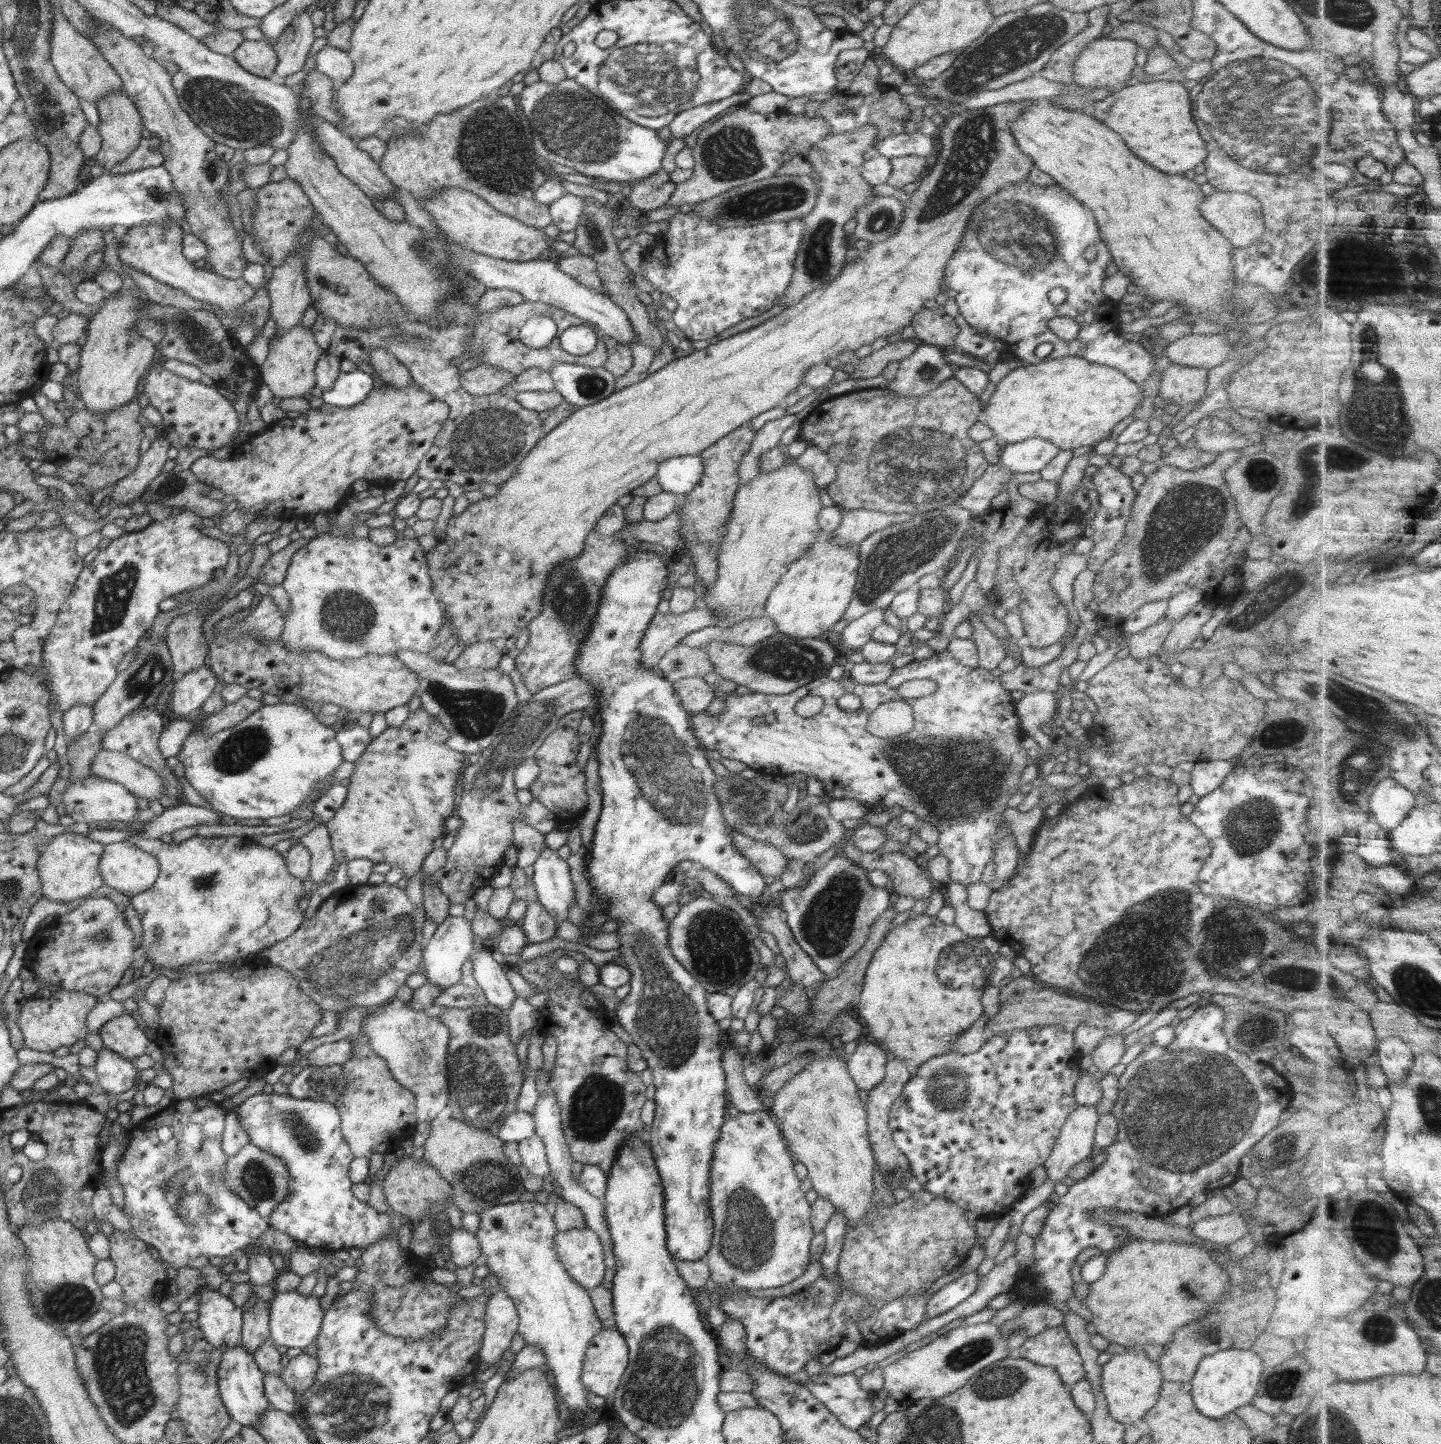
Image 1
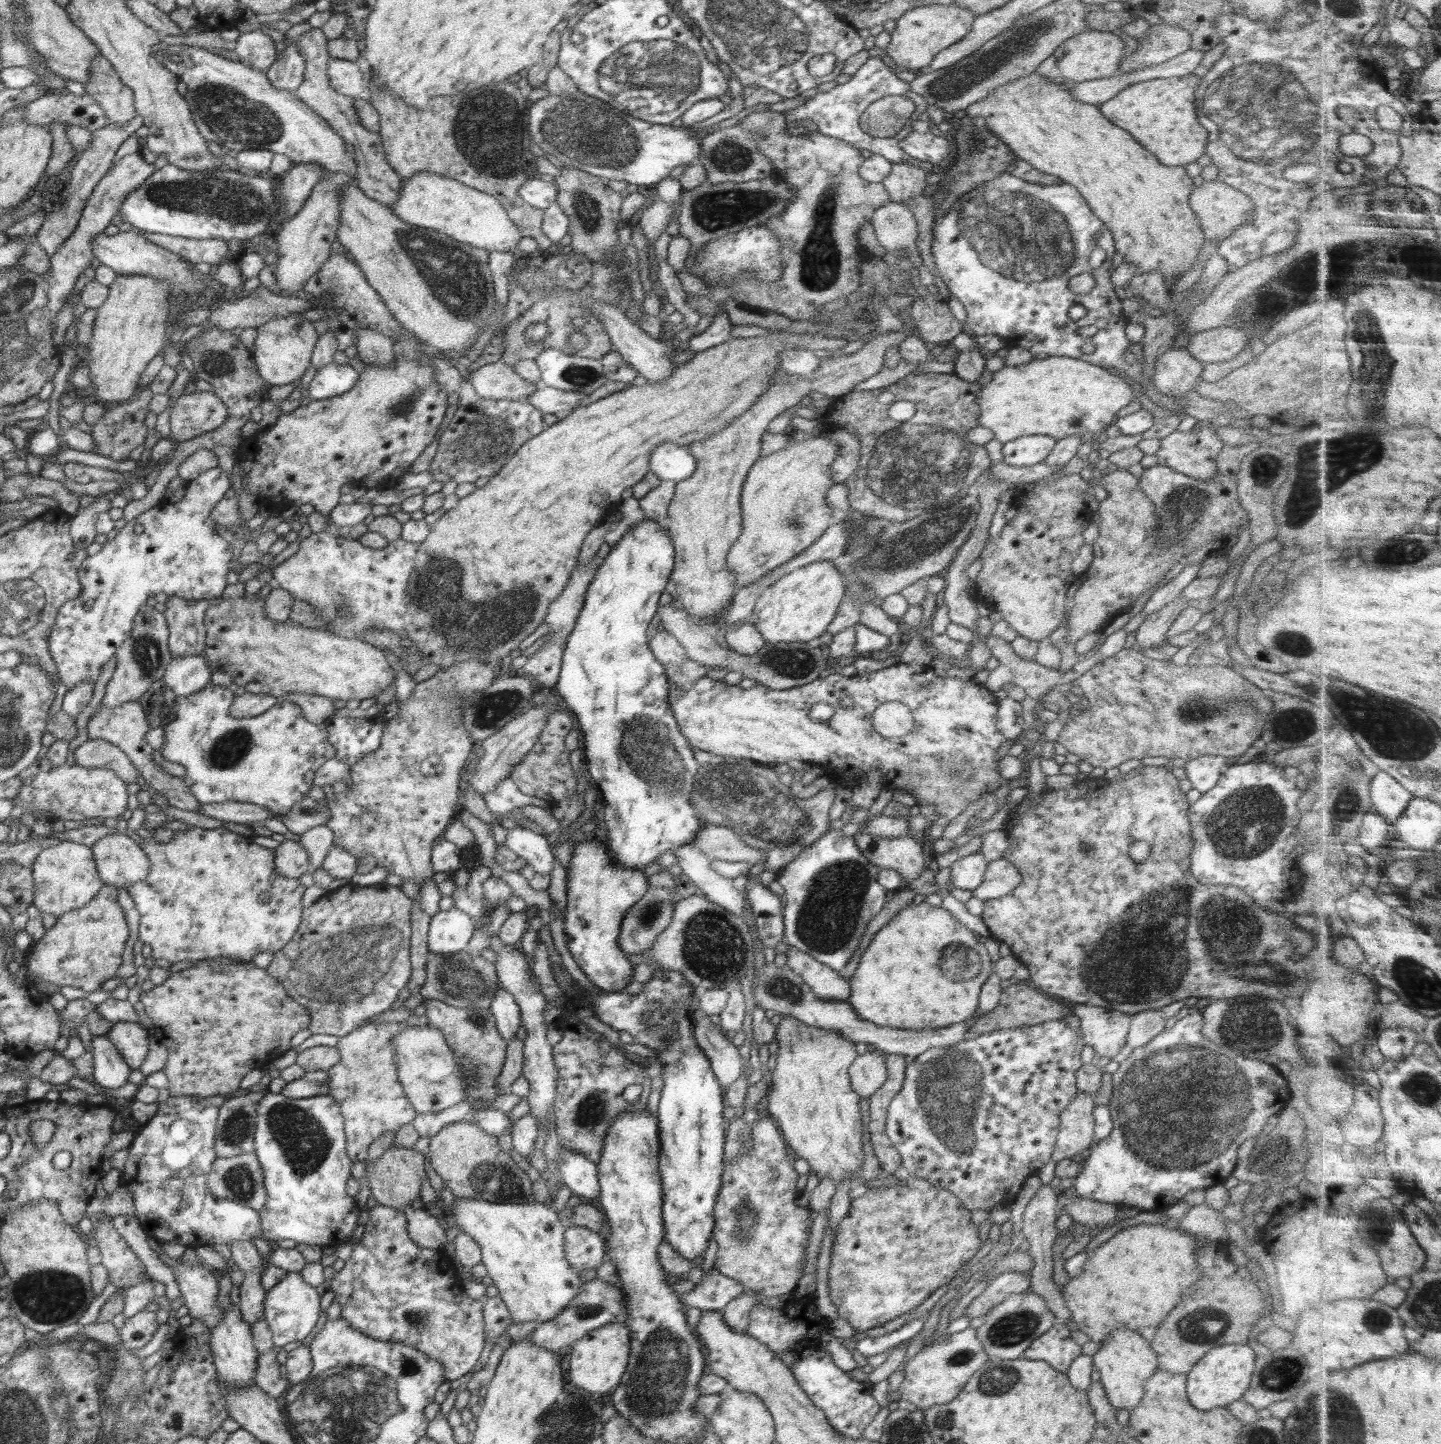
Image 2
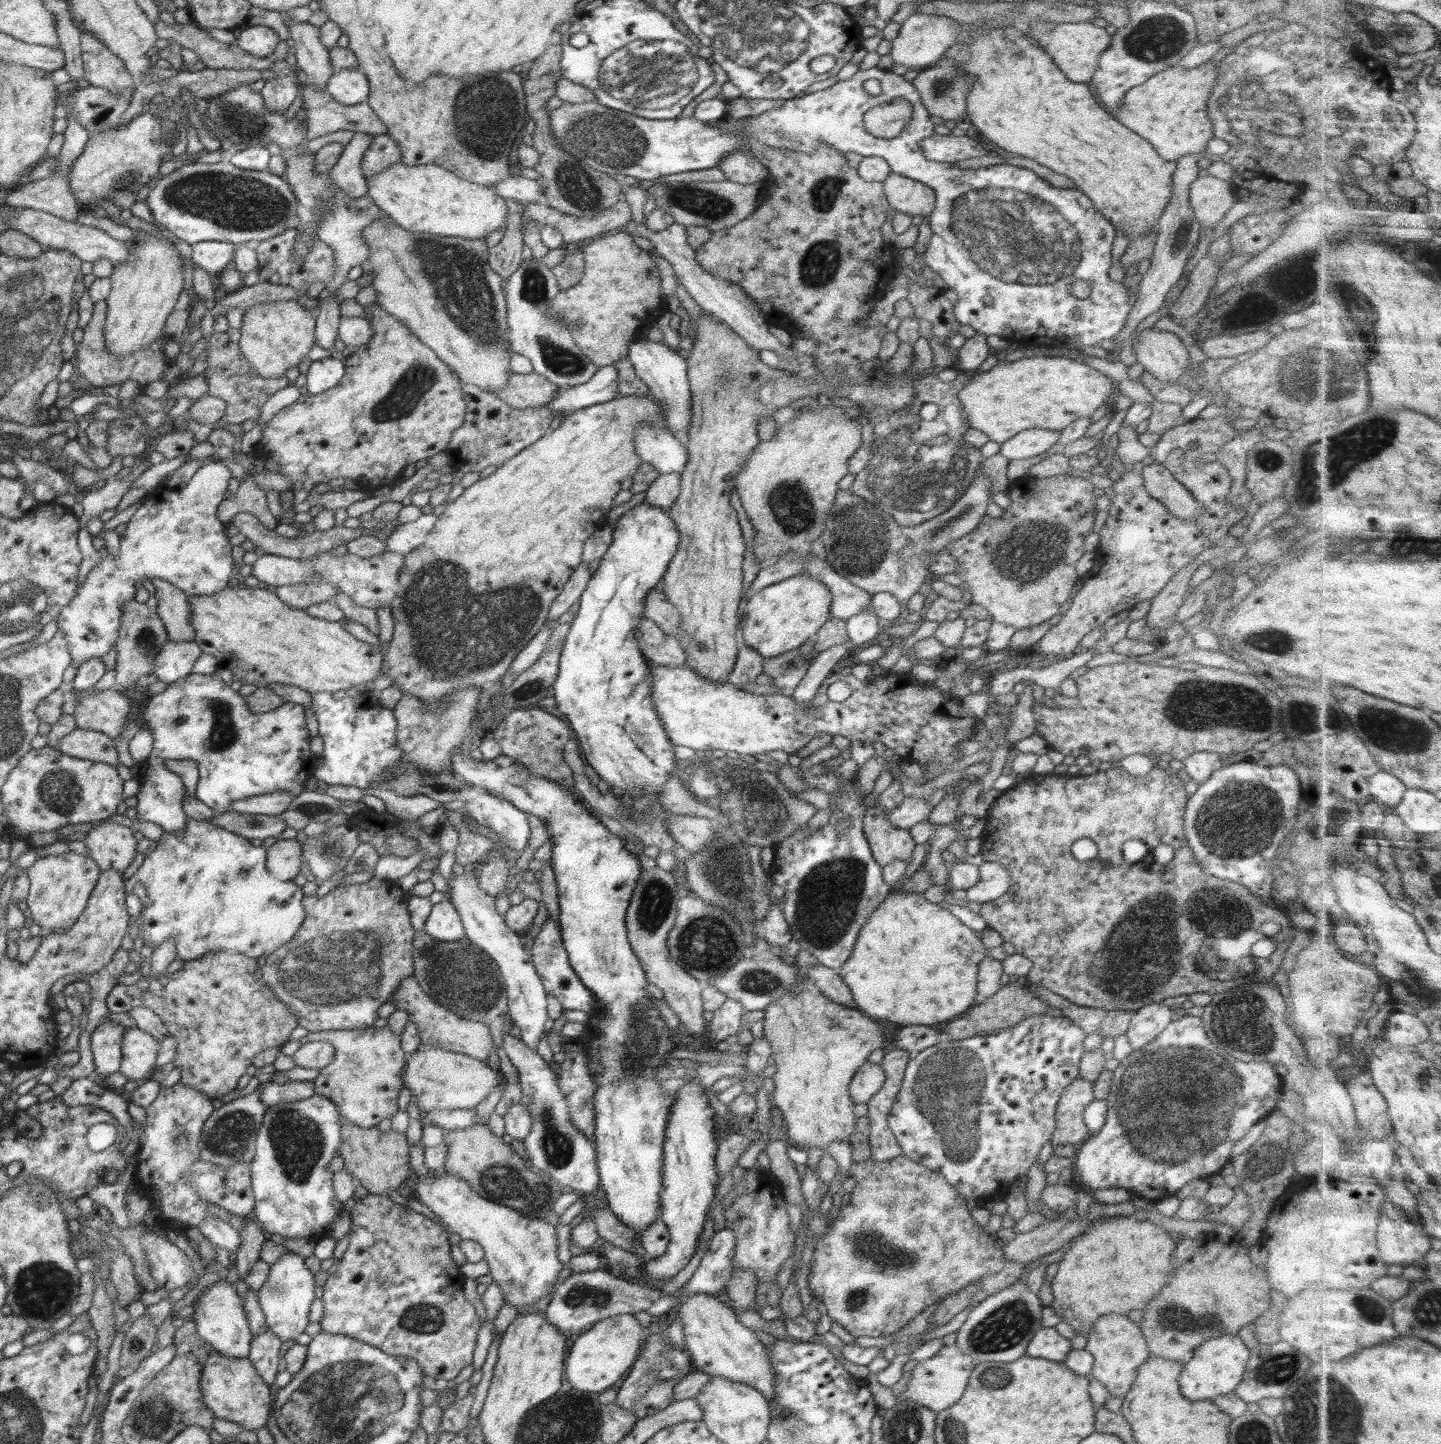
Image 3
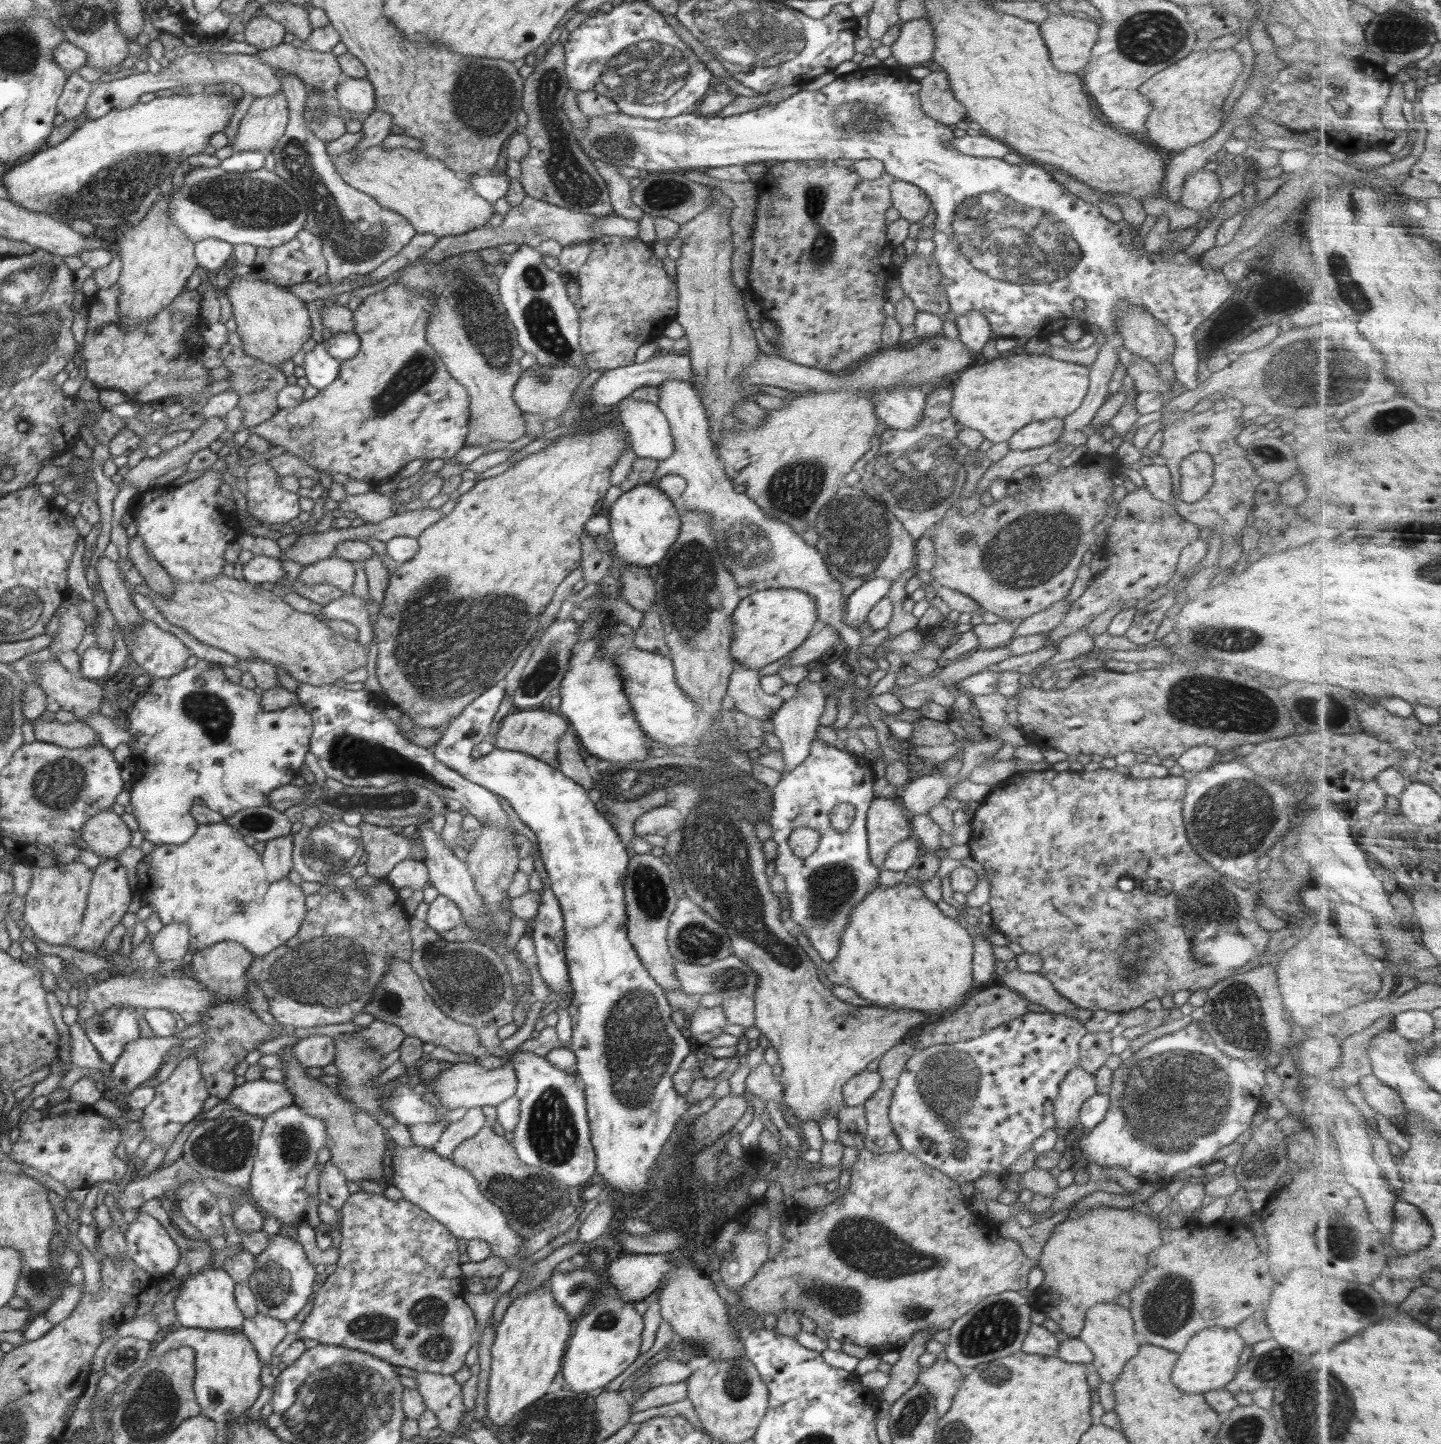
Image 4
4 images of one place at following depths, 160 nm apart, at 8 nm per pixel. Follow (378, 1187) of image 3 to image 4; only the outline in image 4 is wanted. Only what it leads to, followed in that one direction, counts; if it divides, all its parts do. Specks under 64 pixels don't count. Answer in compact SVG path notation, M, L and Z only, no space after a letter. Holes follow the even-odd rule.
M291 1048L279 1050L277 1054L285 1064L283 1084L294 1097L293 1105L304 1109L306 1115L324 1121L326 1125L328 1138L325 1143L332 1155L329 1163L336 1166L348 1181L378 1182L384 1175L385 1160L389 1160L391 1149L394 1147L386 1129L383 1129L375 1118L356 1110L354 1105L346 1102L334 1087L328 1087L316 1077L306 1075L304 1067L298 1062Z

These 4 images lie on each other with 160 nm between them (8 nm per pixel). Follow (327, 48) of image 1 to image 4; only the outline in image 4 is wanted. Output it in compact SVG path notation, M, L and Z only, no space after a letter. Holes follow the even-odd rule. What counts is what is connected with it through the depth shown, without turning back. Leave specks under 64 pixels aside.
M343 77L333 94L349 112L371 112L376 108L374 87L366 78Z

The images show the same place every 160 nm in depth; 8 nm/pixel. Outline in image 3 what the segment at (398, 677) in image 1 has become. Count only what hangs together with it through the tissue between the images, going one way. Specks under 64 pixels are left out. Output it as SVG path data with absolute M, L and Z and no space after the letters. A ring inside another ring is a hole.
M226 587L211 595L189 596L192 607L190 625L196 633L194 641L202 653L211 655L218 661L218 667L235 671L234 681L244 685L265 687L268 684L290 684L308 693L335 693L349 690L359 685L374 682L382 676L383 655L381 646L372 646L356 640L344 630L339 622L329 622L312 618L304 610L292 610L276 593L259 587Z

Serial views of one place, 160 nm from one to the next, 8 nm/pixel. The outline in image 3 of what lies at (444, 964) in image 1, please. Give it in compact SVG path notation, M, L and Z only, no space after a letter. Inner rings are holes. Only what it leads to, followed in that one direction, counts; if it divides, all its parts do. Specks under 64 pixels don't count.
M448 899L433 904L425 922L425 930L432 938L442 942L459 941L465 937L460 915Z

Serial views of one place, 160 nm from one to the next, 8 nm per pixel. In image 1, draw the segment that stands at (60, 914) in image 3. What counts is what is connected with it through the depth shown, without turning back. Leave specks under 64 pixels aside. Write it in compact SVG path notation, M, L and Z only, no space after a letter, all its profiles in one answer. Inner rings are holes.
M66 832L55 836L39 854L37 871L42 883L42 895L54 902L72 902L84 898L104 886L99 864L104 844L94 842L82 833Z

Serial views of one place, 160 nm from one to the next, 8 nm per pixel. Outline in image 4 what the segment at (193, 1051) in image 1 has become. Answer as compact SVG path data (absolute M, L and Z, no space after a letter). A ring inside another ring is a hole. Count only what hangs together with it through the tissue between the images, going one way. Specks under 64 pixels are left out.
M223 940L199 950L192 957L190 964L194 969L192 978L209 988L215 996L215 1002L201 1014L199 1022L196 1022L205 1028L202 1038L207 1043L198 1046L195 1057L209 1095L220 1100L228 1098L236 1088L236 1075L233 1070L238 1062L244 1060L250 1051L257 1049L261 1042L272 1039L276 1031L290 1031L278 1022L276 1025L267 1025L250 1009L245 972L254 959L253 954L246 950L245 946L236 941Z

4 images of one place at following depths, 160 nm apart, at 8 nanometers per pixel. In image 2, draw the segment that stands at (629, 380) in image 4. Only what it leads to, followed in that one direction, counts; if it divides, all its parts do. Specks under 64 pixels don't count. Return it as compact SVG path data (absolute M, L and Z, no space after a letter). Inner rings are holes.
M539 385L534 394L526 401L537 410L546 414L558 414L558 412L570 412L576 409L576 404L586 395L579 392L563 391L550 386Z

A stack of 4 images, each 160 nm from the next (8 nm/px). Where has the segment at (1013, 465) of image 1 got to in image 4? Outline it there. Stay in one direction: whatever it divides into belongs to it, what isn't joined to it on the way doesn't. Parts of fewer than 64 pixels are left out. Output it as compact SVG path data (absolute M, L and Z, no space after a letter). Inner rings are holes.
M1058 418L1028 423L1007 440L1010 451L1027 451L1052 444L1064 429L1063 420Z

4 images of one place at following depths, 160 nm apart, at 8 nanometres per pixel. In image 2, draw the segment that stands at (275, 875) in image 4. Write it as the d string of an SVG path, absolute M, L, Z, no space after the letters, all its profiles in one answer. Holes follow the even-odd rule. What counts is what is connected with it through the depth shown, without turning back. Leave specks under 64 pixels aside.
M284 839L273 851L277 877L298 879L303 874L312 873L309 854L298 841Z

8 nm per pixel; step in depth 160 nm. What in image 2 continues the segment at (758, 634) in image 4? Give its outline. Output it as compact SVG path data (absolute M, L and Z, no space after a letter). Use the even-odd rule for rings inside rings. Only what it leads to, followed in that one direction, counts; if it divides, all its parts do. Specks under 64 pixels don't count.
M834 559L817 560L802 565L779 578L772 586L763 589L754 607L754 612L752 612L747 622L756 626L756 629L766 639L767 643L808 643L815 638L821 637L827 632L832 620L836 618L838 607L841 606L841 602L848 590L848 587L844 585L844 577L840 575L833 561Z

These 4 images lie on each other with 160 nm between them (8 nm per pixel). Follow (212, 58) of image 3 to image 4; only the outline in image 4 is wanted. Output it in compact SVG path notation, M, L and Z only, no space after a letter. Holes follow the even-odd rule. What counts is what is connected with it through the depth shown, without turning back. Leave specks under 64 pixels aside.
M282 42L254 55L272 68L282 67L292 71L306 85L326 93L333 93L344 77L332 53L321 53L308 46L294 47L292 43Z

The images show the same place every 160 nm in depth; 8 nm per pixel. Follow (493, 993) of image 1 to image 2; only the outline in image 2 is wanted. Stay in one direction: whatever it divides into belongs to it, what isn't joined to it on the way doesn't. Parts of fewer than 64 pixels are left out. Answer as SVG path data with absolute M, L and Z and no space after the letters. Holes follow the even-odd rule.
M498 978L493 993L490 1011L494 1015L498 1032L508 1043L509 1040L515 1038L520 1028L520 1009L513 996L503 989Z

